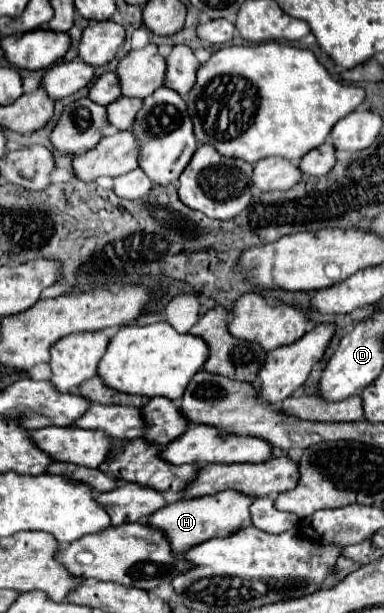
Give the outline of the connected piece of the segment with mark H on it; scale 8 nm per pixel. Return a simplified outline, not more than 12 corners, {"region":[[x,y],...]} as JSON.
{"region":[[234,490],[178,500],[144,522],[180,556],[252,526]]}

